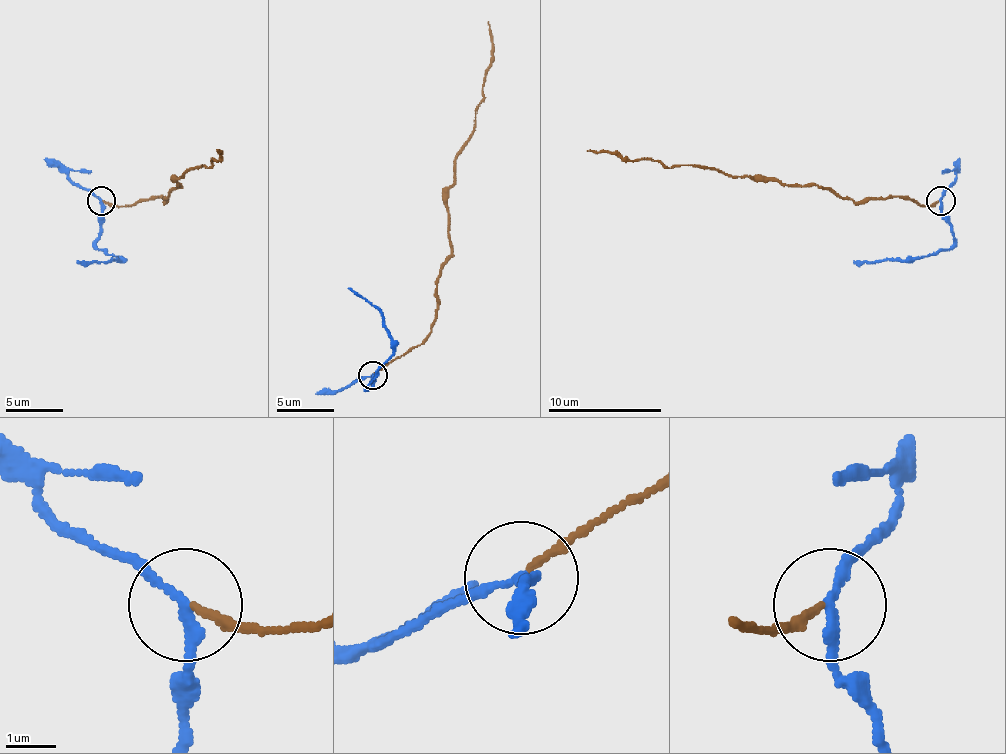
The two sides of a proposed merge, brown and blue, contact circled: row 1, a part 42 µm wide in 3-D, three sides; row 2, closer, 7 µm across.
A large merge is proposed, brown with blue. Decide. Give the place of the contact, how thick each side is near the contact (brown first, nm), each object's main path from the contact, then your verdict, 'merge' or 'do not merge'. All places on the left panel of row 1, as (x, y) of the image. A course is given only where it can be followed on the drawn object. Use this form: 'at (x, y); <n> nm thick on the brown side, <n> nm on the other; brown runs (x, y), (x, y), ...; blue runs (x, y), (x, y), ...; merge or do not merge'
at (101, 200); 140 nm thick on the brown side, 180 nm on the other; brown runs (102, 201), (119, 207), (164, 198), (181, 175), (219, 161), (216, 150); blue runs (102, 201), (102, 227), (96, 244), (122, 258), (76, 264); do not merge

